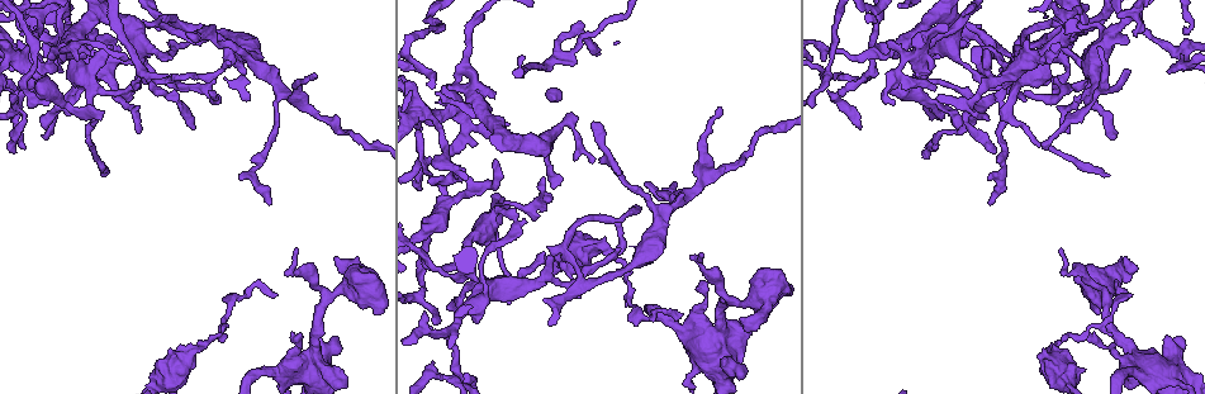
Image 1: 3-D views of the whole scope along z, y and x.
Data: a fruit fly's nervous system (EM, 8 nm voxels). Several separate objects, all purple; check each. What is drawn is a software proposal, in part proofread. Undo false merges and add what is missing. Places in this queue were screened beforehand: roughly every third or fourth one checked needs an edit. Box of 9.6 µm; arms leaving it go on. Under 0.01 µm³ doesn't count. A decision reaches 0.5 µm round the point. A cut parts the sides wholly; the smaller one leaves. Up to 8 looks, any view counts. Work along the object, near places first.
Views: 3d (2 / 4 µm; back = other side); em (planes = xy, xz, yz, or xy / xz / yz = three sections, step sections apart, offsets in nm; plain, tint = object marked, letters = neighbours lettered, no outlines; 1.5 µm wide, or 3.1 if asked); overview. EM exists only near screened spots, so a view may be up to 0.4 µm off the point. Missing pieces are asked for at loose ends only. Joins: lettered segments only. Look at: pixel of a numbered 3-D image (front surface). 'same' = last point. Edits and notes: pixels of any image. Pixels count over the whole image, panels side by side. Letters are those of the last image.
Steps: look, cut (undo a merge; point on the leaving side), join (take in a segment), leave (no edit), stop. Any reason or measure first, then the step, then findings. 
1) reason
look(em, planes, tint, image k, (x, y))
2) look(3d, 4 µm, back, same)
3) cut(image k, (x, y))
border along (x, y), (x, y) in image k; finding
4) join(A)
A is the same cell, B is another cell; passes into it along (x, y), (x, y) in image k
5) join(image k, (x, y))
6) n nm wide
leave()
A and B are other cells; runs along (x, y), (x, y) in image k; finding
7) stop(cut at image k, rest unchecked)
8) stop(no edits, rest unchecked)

branch stops here
look(em, planes, tint, image 1, (545, 260))

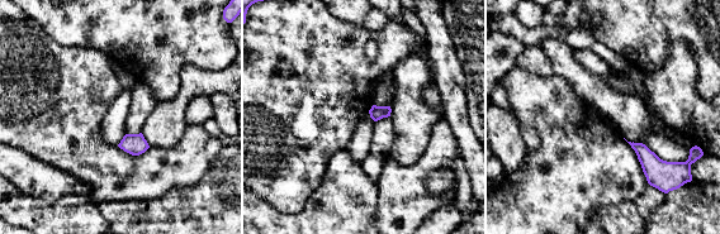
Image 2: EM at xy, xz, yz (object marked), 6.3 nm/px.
look(em, planes, letters, same)

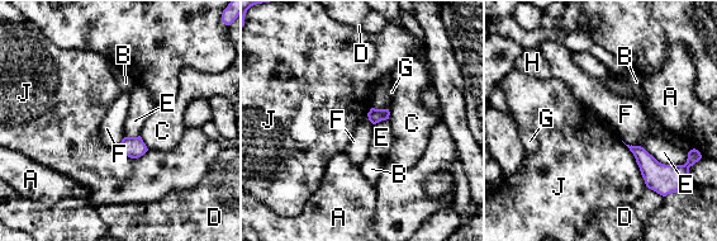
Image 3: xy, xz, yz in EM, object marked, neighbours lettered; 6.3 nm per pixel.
J touches over 340 nm
leave()
A, B, C, D, E, F, G, H and J are other cells; no lettered segment goes on from it

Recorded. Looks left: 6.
thin end
look(3d, 4 µm, image 1, (420, 188))

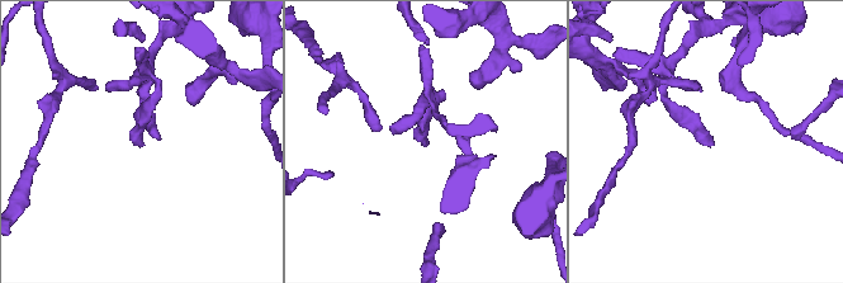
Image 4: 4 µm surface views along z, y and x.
look(em, planes, letters, image 4, (139, 145))

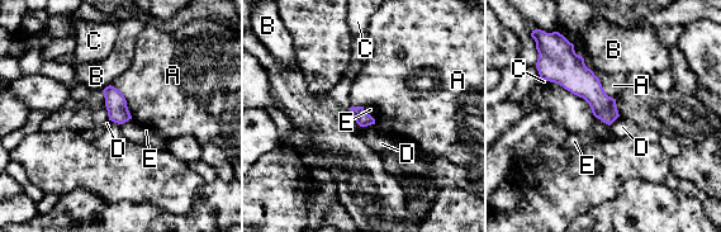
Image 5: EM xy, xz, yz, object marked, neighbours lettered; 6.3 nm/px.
leave()
A, B, C, D and E are other cells; border along (363, 107), (374, 119) in image 5; no lettered segment goes on from it

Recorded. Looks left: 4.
branch point
look(3d, 2 µm, image 1, (415, 294))

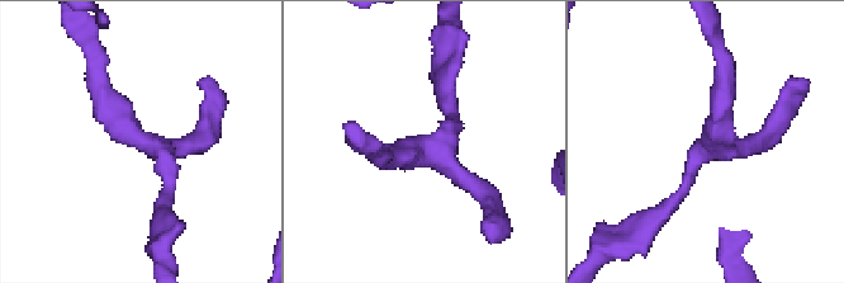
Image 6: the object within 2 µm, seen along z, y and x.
shape alone is not enough
look(em, xz, step 8, letters, image 6, (149, 143))

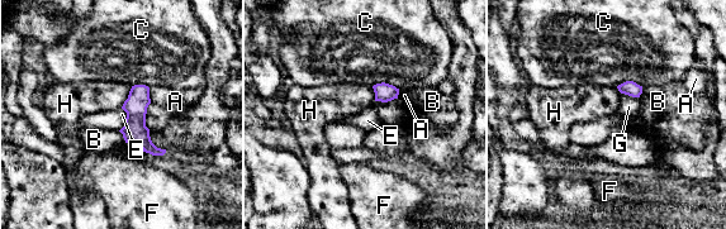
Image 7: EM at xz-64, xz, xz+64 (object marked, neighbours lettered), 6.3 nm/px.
160 nm wide
leave()
A, B, C, E, F, G and H are other cells; runs along (137, 87), (137, 133), (160, 152) in image 7; one neuron here

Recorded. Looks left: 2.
stop(no edits, rest unchecked)

